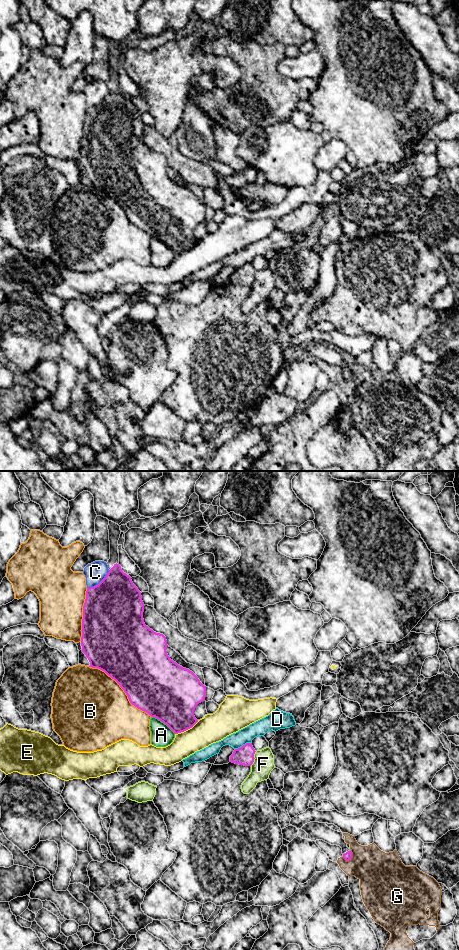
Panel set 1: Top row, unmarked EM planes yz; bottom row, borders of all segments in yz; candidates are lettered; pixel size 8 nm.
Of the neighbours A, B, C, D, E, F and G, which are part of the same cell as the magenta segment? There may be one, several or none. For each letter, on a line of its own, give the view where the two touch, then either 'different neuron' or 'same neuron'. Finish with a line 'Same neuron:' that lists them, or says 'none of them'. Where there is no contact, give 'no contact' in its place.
A: contact in yz; different neuron
B: contact in yz; different neuron
C: contact in yz; different neuron
D: contact in yz; different neuron
E: contact in yz; different neuron
F: contact in yz; different neuron
G: contact in yz; different neuron
Same neuron: none of them

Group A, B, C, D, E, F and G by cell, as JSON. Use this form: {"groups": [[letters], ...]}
{"groups": [["A"], ["B"], ["C"], ["D"], ["E"], ["F"], ["G"]]}

